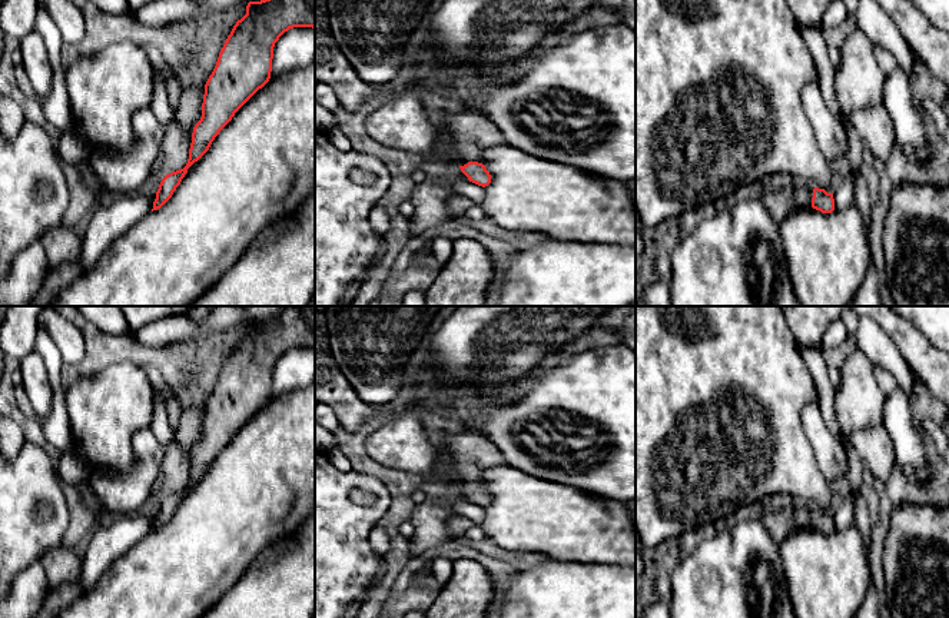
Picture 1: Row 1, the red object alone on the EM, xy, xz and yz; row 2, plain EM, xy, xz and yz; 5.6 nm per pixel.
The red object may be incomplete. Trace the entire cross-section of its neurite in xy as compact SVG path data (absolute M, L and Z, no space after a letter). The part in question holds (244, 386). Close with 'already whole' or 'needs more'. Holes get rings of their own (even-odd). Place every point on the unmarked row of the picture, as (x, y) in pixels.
M282 306L278 316L248 323L246 335L233 346L205 405L202 438L193 448L188 484L183 489L162 499L152 532L160 529L172 518L188 489L209 471L215 458L235 433L269 402L275 363L293 348L315 349L315 306Z | already whole

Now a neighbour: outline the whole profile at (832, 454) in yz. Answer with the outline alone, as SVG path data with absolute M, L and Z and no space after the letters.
M816 402L803 406L800 422L823 475L843 486L850 468L847 439L840 441L832 435Z

